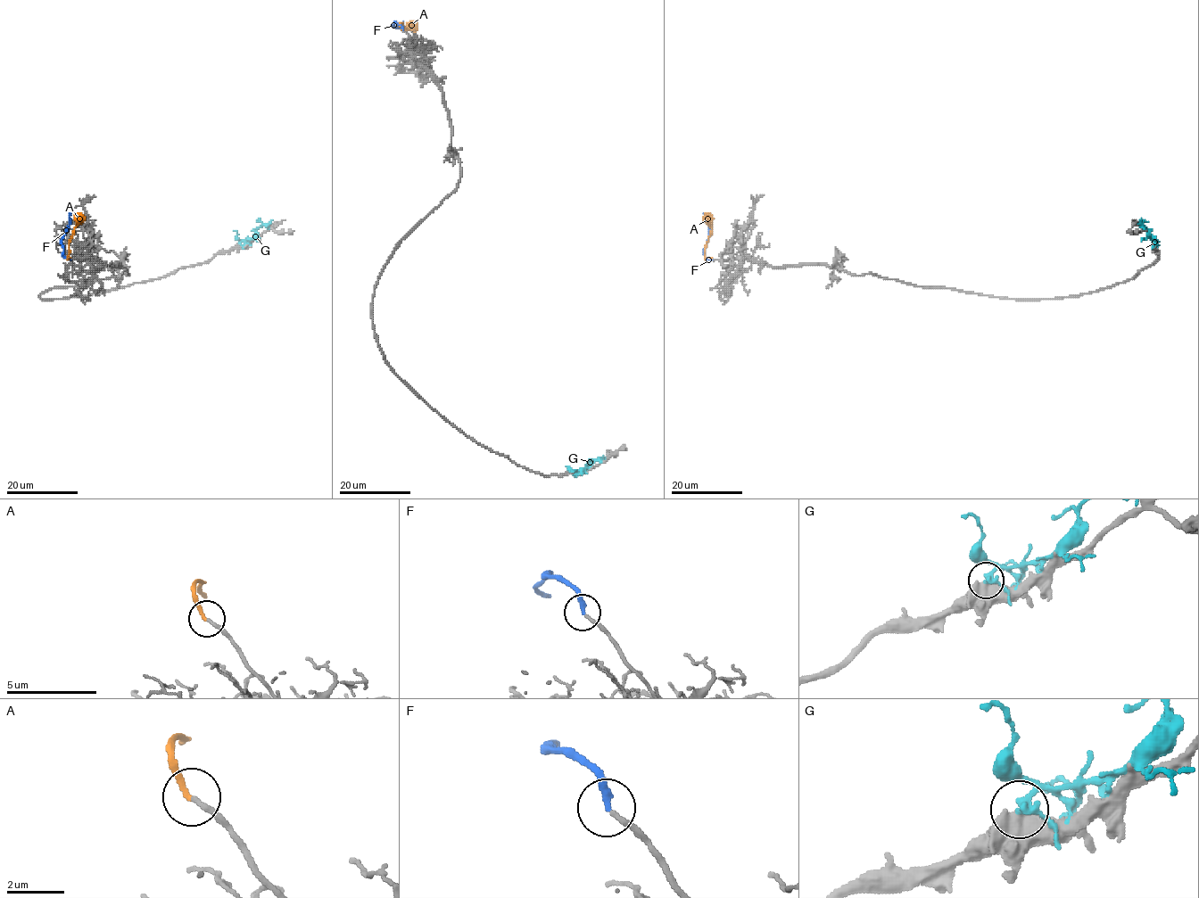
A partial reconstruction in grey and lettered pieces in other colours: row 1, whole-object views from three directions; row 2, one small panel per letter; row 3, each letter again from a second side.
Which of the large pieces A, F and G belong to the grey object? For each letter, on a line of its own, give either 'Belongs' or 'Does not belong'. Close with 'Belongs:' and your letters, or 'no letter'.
A: Does not belong
F: Belongs
G: Does not belong
Belongs: F

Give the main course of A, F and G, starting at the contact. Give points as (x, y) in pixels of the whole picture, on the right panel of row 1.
A: (712, 259), (705, 257), (712, 227), (706, 212)
F: (711, 259), (704, 255), (709, 228), (703, 212)
G: (1153, 243), (1140, 219)

